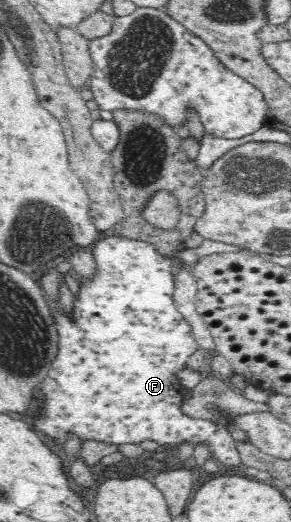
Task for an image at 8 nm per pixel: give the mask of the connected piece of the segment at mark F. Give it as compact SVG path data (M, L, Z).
M107 233L94 243L90 251L96 260L96 274L82 280L72 314L64 314L60 308L60 312L54 316L60 334L58 360L52 360L52 370L48 372L50 378L44 380L44 392L40 392L42 400L38 402L42 404L42 416L36 418L32 426L62 445L70 434L74 434L82 443L96 440L116 446L154 440L167 452L179 444L191 444L194 448L202 445L208 449L214 461L239 467L242 461L236 442L224 423L205 413L198 417L188 416L181 409L184 399L176 374L186 367L188 358L199 346L188 321L182 317L173 301L173 256L160 255L149 235L139 241Z

